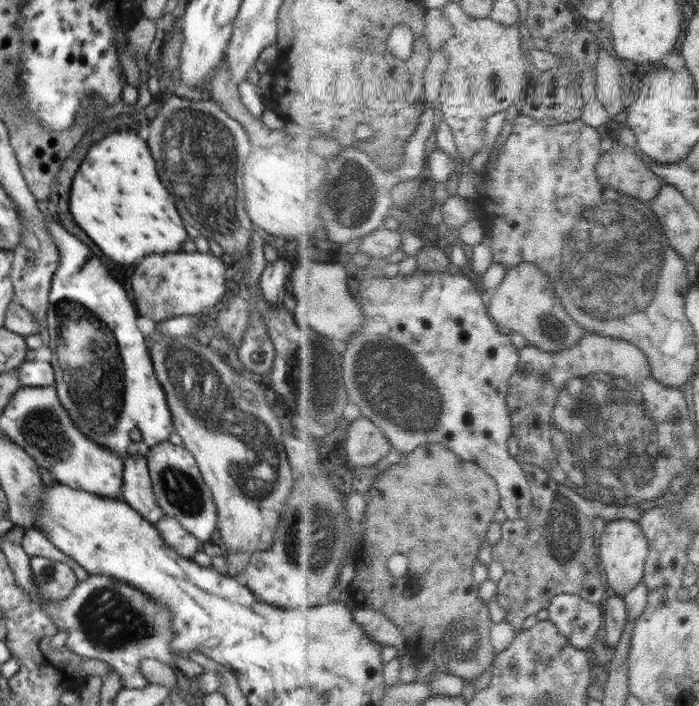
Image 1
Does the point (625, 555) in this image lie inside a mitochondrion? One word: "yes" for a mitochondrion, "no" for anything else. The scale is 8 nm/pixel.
no

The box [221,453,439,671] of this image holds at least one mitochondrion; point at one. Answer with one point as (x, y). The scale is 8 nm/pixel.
(310, 531)

